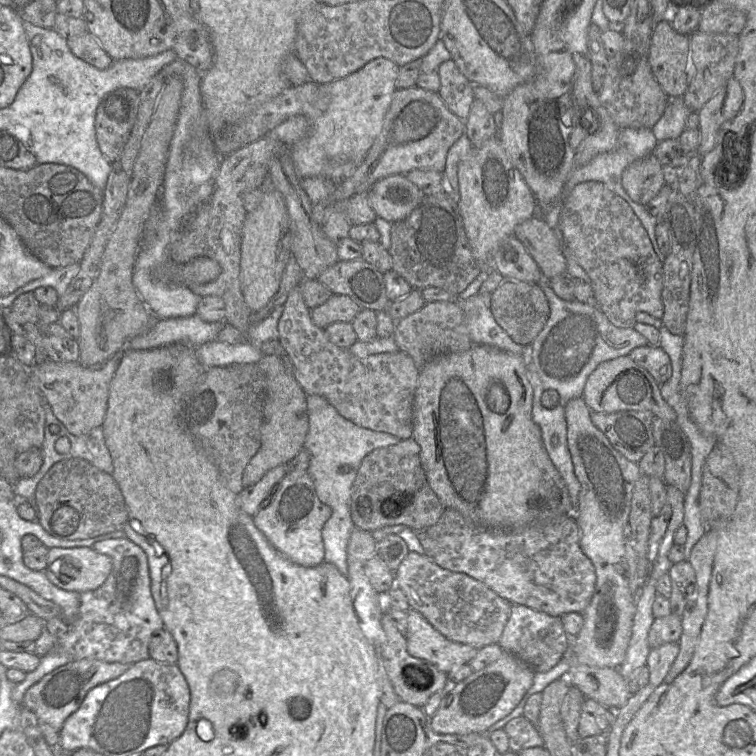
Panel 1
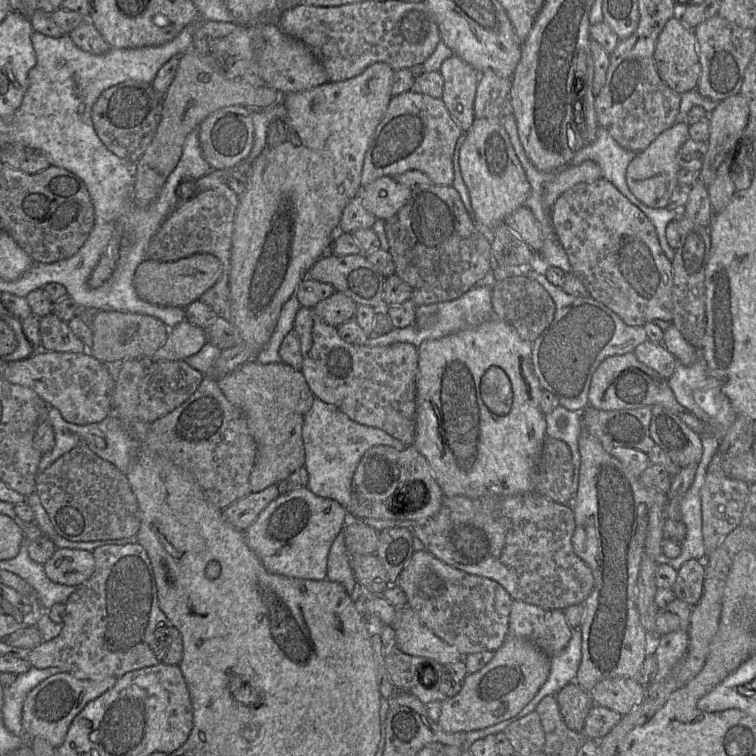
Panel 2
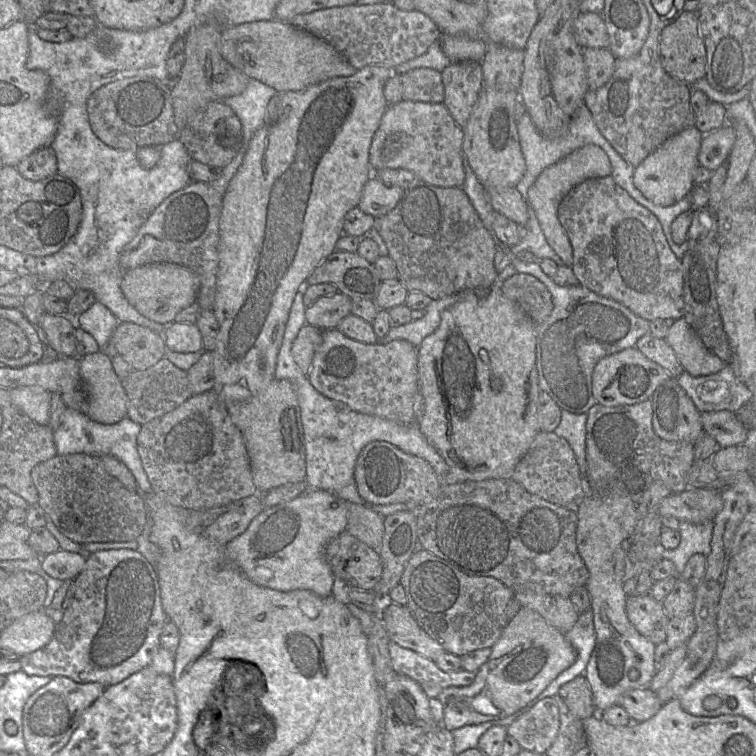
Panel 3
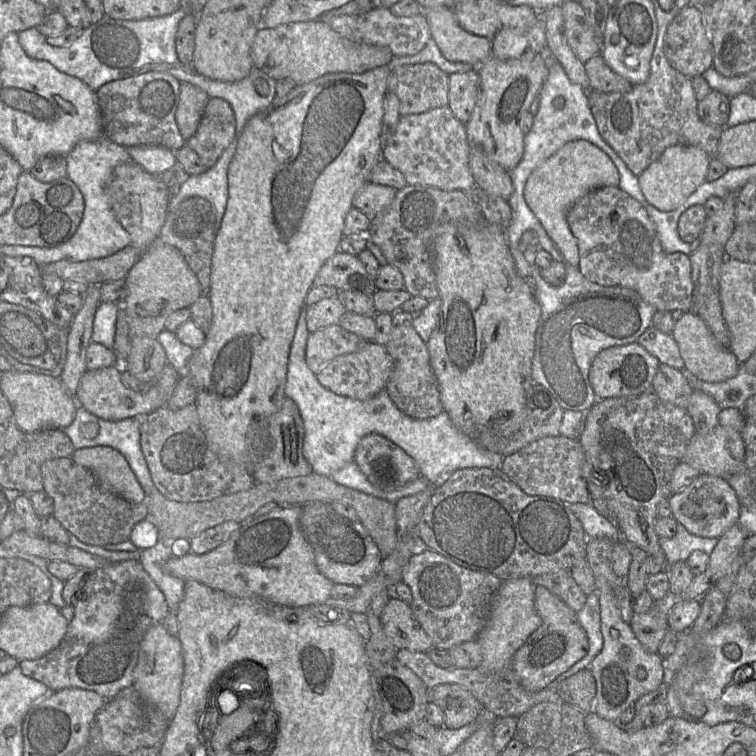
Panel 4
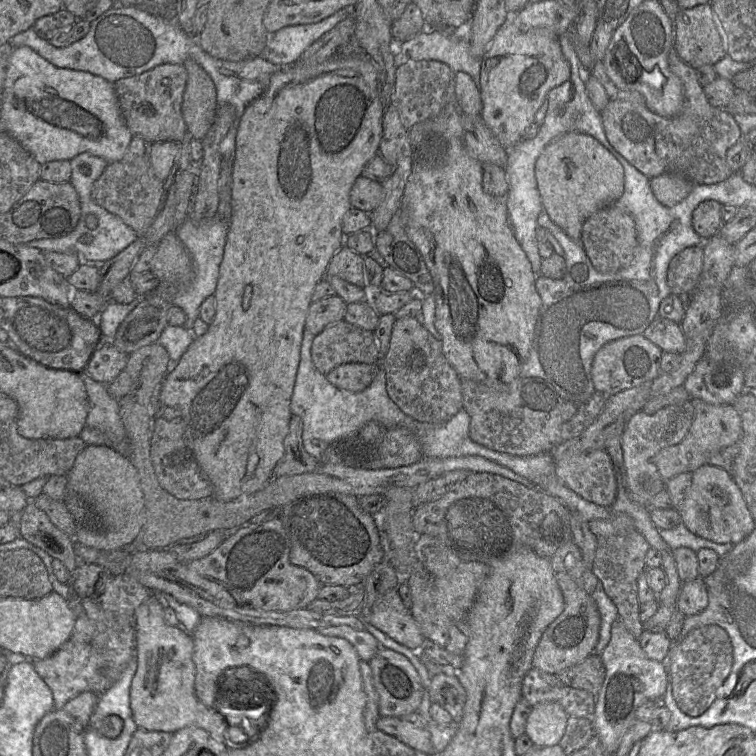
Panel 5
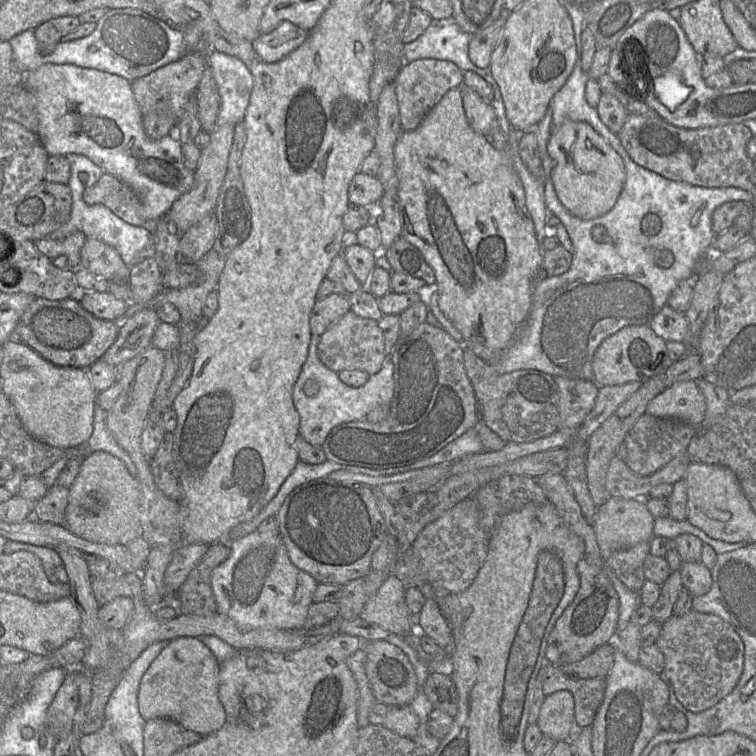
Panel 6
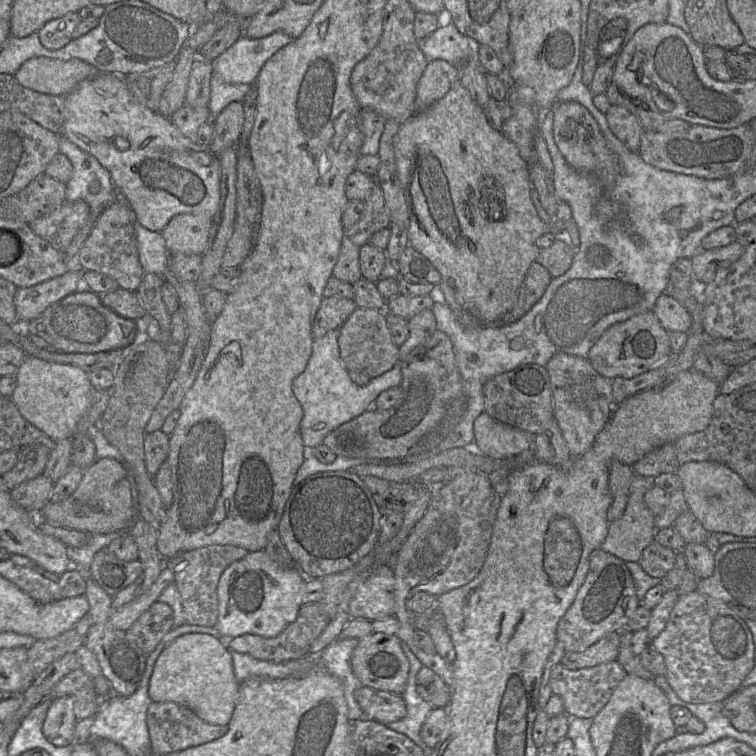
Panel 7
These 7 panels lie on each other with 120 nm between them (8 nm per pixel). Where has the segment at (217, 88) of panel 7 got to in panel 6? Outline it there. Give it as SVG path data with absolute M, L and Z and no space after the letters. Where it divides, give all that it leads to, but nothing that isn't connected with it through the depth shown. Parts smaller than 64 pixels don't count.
M214 51L210 70L220 96L217 126L242 122L252 93L254 78L244 63L234 56Z

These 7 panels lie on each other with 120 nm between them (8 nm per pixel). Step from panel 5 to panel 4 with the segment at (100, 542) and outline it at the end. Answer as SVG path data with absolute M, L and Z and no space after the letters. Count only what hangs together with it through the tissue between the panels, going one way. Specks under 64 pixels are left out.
M110 446L85 447L74 450L73 461L91 470L100 485L127 501L139 504L146 494L126 458Z

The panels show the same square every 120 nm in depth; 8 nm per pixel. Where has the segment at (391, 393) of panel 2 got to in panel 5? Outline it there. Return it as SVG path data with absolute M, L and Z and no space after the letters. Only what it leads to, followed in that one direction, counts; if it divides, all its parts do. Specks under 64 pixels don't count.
M345 363L332 369L326 378L337 388L361 392L371 384L379 368L380 363Z

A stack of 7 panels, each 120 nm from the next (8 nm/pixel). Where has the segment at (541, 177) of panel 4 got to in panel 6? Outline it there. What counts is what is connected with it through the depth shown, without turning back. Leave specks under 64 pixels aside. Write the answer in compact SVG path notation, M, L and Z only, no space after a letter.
M564 120L553 132L547 144L552 159L551 179L556 195L562 205L582 220L598 218L609 212L615 205L626 180L622 158L593 127L582 121Z

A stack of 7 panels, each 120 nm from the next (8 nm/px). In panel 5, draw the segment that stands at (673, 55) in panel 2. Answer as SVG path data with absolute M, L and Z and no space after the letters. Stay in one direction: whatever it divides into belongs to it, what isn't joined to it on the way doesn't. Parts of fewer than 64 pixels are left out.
M709 3L681 9L673 22L673 49L694 69L716 64L726 56L725 37Z

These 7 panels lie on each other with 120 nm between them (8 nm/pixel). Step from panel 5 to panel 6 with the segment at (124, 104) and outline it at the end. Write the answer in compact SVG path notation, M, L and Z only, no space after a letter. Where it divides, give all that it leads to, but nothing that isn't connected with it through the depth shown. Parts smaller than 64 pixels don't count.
M186 52L174 62L162 66L150 74L131 81L136 103L143 116L150 112L170 111L177 121L183 116L189 101L194 97L200 79L207 68L206 54Z

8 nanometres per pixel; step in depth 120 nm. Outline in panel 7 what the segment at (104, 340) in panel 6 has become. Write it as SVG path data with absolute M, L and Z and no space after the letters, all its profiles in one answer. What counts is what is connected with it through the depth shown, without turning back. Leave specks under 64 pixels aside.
M84 287L50 305L22 327L28 335L42 338L57 351L74 354L96 354L130 348L138 343L139 334L135 320L121 317L103 305L100 295Z

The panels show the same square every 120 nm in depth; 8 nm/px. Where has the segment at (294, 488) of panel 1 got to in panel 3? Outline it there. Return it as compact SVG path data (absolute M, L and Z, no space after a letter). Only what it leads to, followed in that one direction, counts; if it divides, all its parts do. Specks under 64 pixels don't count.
M309 489L290 501L262 510L246 530L224 546L229 561L257 585L279 590L308 590L320 597L332 595L335 576L326 560L327 544L347 529L346 502L337 493Z

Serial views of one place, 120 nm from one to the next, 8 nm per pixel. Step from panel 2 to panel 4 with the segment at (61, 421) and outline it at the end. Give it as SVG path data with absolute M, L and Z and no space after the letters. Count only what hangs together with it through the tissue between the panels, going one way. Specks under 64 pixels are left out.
M78 406L73 422L63 429L64 433L71 439L74 449L85 447L110 446L118 450L127 460L146 495L150 494L155 485L152 481L149 468L141 450L141 426L143 418L132 417L120 421L109 421L96 417L82 406Z

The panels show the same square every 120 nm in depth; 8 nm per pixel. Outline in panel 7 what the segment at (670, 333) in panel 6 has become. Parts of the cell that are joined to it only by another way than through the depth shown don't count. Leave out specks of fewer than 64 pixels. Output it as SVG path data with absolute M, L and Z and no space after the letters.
M663 293L658 297L653 307L653 312L667 332L678 331L686 333L691 328L691 315L680 302L668 293Z

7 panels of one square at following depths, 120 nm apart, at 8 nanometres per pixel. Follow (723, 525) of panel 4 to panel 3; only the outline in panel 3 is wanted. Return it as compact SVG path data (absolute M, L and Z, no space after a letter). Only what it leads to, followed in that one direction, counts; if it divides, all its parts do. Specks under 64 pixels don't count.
M687 488L680 493L670 493L662 499L658 512L661 517L672 516L692 524L712 522L723 507L721 490Z

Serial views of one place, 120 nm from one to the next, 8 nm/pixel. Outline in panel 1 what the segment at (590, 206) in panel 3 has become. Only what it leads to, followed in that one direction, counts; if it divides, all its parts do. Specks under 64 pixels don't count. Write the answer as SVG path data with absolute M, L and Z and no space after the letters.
M601 182L577 184L566 198L559 217L559 228L565 244L590 278L597 306L618 328L633 328L638 312L662 319L663 262L656 255L649 235L629 204Z

